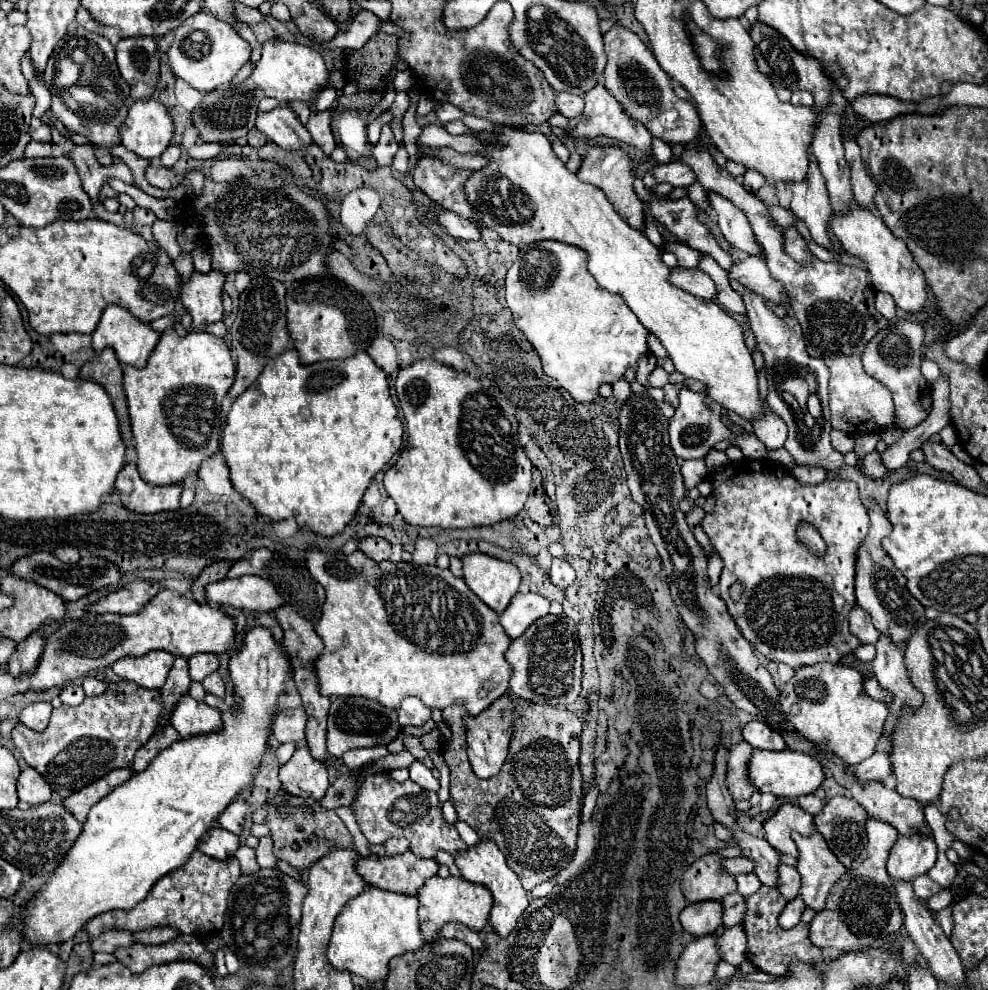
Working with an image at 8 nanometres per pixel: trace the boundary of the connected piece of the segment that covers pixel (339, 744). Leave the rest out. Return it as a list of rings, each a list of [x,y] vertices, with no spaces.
[[[336,696],[332,698],[330,714],[328,714],[328,752],[340,758],[344,752],[352,748],[372,748],[386,746],[400,732],[400,724],[396,718],[396,710],[382,706],[376,700],[360,698],[360,696]]]

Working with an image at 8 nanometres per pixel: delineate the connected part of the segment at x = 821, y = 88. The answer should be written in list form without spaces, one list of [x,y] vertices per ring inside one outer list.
[[[754,22],[748,32],[756,46],[754,48],[756,68],[770,78],[774,88],[788,88],[792,92],[808,90],[816,98],[816,108],[824,108],[830,102],[830,78],[826,78],[824,66],[816,58],[794,50],[792,44],[784,36],[780,36],[778,30],[774,30],[772,26],[768,26],[764,22]]]

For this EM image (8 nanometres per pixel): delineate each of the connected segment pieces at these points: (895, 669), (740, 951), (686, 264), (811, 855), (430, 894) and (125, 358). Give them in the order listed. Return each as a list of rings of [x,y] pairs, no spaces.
[[[882,634],[876,642],[876,658],[872,662],[876,680],[882,688],[890,690],[894,694],[894,704],[890,708],[890,718],[884,724],[884,736],[892,740],[892,726],[896,724],[896,718],[900,718],[900,710],[904,706],[920,706],[922,694],[916,690],[916,686],[910,682],[910,672],[904,666],[904,654],[898,644],[892,642],[888,634]]]
[[[742,924],[728,928],[720,936],[720,952],[724,962],[740,966],[746,960],[746,950],[748,950],[748,936]]]
[[[664,242],[662,244],[662,250],[664,252],[674,252],[674,256],[678,258],[678,266],[680,268],[696,268],[698,266],[698,260],[700,260],[700,252],[690,248],[688,244],[684,242]]]
[[[814,830],[810,836],[792,832],[792,840],[796,842],[798,854],[800,854],[798,864],[796,864],[802,876],[800,896],[804,898],[808,908],[814,908],[820,912],[824,910],[830,888],[846,872],[846,868],[830,852],[820,832]]]
[[[432,876],[432,878],[428,878],[428,882],[424,884],[424,888],[418,894],[418,900],[420,900],[420,908],[418,908],[420,928],[424,930],[424,940],[426,942],[436,940],[438,930],[446,922],[462,922],[470,930],[478,932],[488,924],[490,910],[492,910],[492,894],[490,894],[490,890],[486,890],[486,886],[468,882],[468,880],[458,878],[458,876],[448,876],[448,878]]]
[[[108,306],[104,312],[102,312],[102,318],[96,326],[96,330],[92,332],[92,348],[98,352],[98,350],[104,350],[106,346],[114,348],[118,360],[122,364],[132,364],[136,368],[144,368],[146,366],[146,360],[148,356],[152,354],[152,350],[156,348],[160,340],[160,332],[156,332],[150,324],[146,322],[140,322],[136,316],[132,316],[126,308],[122,306]]]

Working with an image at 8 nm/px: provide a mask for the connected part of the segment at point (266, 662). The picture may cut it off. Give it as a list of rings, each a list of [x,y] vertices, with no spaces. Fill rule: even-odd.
[[[256,626],[246,632],[244,646],[230,658],[230,684],[232,684],[232,708],[222,714],[222,728],[208,734],[194,734],[182,738],[162,750],[146,770],[136,772],[124,786],[112,790],[88,814],[88,822],[82,828],[76,846],[68,852],[64,862],[52,872],[52,880],[30,900],[22,918],[26,922],[24,938],[36,944],[60,944],[70,940],[90,918],[108,910],[132,910],[142,902],[152,886],[168,872],[184,866],[200,840],[230,806],[230,802],[254,786],[262,756],[268,750],[272,736],[272,724],[278,708],[278,700],[286,694],[286,682],[292,678],[292,662],[284,648],[276,642],[268,628]]]

